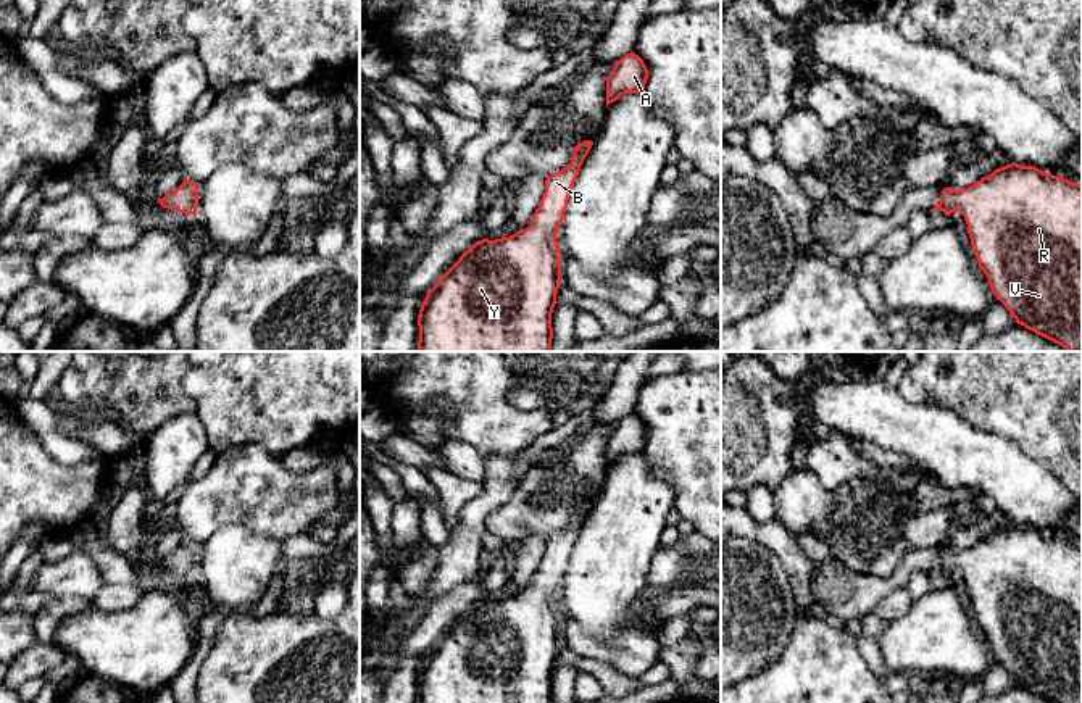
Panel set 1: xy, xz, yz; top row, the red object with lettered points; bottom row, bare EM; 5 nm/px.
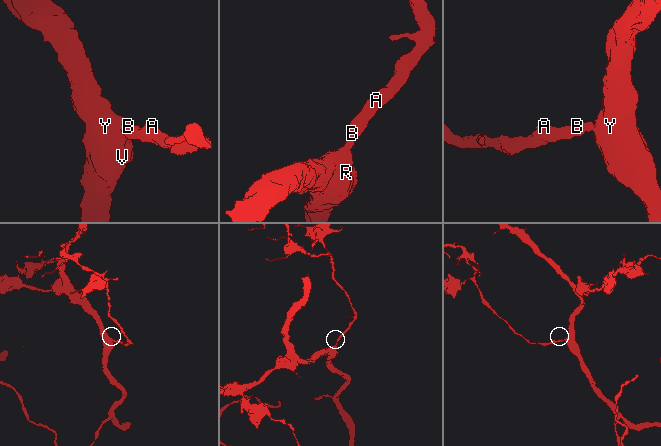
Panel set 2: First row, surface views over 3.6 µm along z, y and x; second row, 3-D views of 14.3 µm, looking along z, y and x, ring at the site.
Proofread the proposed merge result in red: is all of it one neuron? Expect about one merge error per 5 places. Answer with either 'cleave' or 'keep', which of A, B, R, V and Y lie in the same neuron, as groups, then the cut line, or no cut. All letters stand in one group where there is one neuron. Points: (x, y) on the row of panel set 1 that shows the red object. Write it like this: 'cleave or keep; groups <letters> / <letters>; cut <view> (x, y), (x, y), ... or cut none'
keep; groups A B R V Y; cut none

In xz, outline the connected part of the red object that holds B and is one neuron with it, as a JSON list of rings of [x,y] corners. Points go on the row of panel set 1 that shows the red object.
[[[592,140],[581,142],[572,148],[569,166],[545,179],[545,192],[529,227],[510,237],[476,242],[427,292],[418,314],[418,352],[551,352],[551,313],[561,285],[556,234],[564,219],[571,189],[592,145]]]

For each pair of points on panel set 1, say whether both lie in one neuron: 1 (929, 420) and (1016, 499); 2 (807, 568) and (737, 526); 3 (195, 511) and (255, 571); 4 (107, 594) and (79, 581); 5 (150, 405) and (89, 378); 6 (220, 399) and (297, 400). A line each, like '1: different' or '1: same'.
1: same
2: same
3: different
4: different
5: same
6: same

